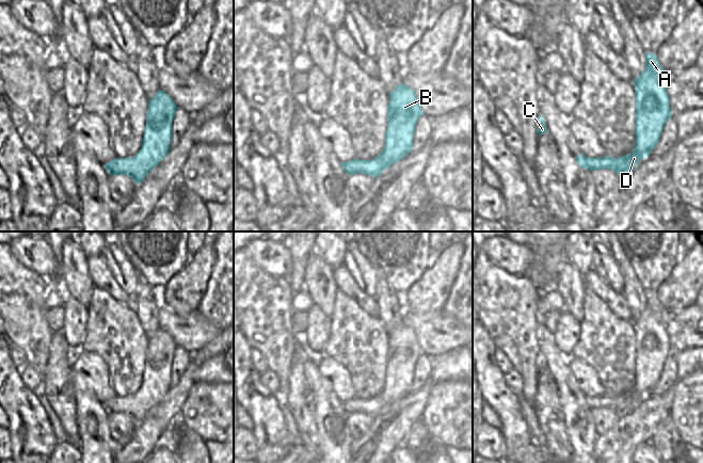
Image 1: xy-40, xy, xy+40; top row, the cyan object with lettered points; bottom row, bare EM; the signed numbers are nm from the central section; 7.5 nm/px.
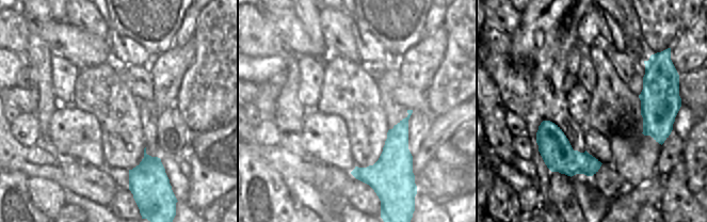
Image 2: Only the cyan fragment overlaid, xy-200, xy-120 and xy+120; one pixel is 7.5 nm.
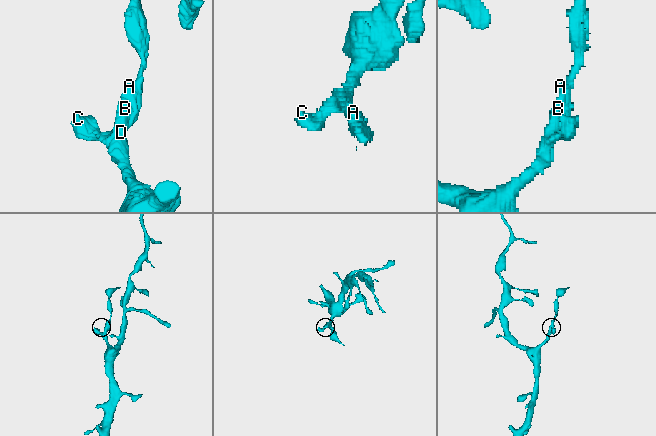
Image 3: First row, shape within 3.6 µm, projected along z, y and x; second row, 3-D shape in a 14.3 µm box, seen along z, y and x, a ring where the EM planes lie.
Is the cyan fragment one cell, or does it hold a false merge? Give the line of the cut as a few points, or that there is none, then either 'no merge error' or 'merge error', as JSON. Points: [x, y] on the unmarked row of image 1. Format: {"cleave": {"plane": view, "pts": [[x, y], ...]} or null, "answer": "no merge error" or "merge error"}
{"cleave": null, "answer": "no merge error"}

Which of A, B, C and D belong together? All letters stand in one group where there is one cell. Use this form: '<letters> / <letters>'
A B C D

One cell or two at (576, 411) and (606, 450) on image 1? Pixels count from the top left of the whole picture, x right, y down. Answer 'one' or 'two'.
two

